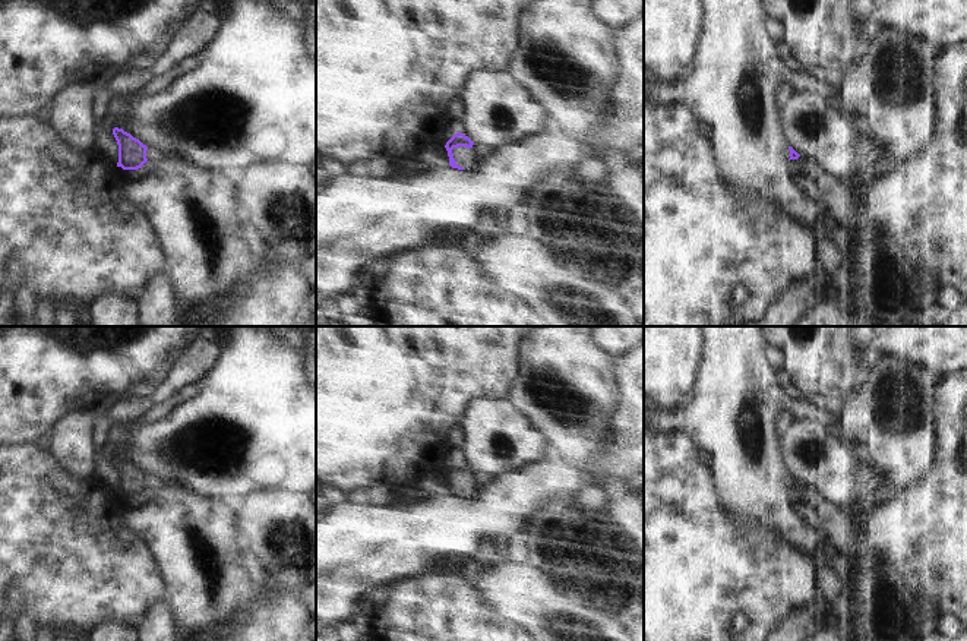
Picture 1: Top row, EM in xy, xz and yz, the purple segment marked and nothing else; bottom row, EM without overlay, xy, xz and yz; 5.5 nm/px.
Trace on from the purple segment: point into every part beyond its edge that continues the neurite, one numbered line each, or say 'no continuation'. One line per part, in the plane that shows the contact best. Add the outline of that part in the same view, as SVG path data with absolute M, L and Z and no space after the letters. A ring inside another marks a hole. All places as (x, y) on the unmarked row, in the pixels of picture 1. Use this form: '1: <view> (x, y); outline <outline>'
1: xz (465, 485); outline M458 474L452 477L452 481L456 492L467 499L475 499L480 495L480 487L473 476Z

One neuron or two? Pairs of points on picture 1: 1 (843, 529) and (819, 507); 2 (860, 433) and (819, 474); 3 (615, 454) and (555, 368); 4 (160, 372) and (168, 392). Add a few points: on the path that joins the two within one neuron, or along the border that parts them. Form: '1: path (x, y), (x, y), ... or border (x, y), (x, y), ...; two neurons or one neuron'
1: path (837, 524), (825, 512); one neuron
2: border (837, 430), (872, 467); two neurons
3: border (616, 409), (594, 474); two neurons
4: border (168, 372), (152, 394); two neurons

